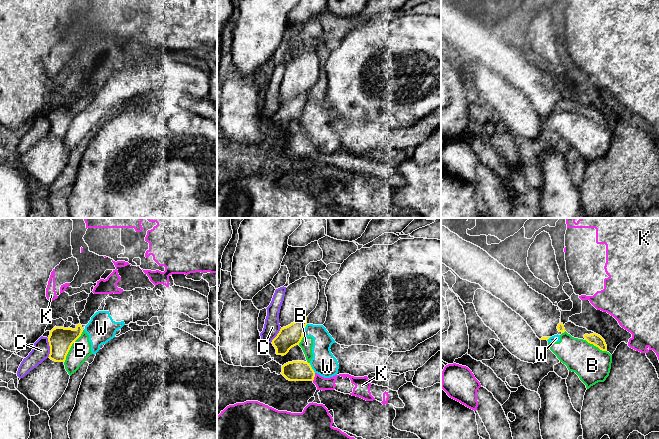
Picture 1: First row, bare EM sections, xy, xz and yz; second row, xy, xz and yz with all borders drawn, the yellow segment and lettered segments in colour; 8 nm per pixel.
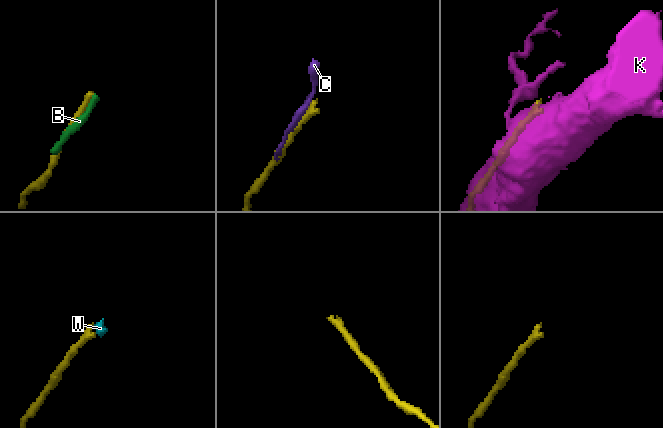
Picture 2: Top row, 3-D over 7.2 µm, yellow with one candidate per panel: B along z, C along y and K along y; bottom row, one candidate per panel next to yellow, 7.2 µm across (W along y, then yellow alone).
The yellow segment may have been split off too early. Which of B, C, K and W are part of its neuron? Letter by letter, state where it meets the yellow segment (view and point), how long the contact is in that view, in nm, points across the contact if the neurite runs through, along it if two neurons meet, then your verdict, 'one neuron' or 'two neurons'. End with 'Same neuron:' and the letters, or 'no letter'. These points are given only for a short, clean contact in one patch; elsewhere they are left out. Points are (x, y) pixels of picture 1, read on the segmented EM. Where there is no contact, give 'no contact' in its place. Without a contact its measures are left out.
B: xy (71, 345) | 300 nm | two neurons
C: xy (50, 348) | 160 nm | two neurons
K: xz (314, 376) | 70 nm | two neurons
W: xz (304, 329) | 110 nm | two neurons
Same neuron: no letter

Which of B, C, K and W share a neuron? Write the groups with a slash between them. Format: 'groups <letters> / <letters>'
groups B W / C / K

